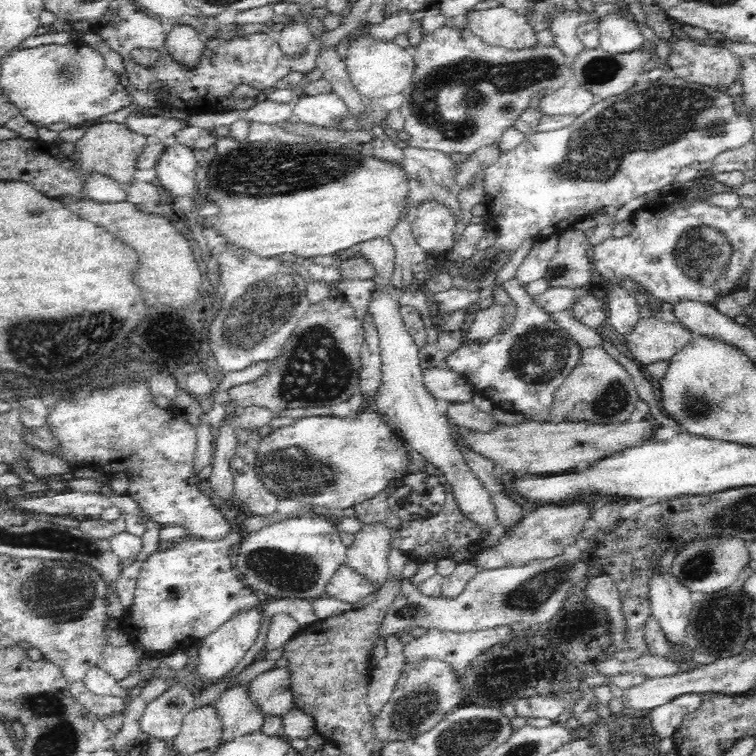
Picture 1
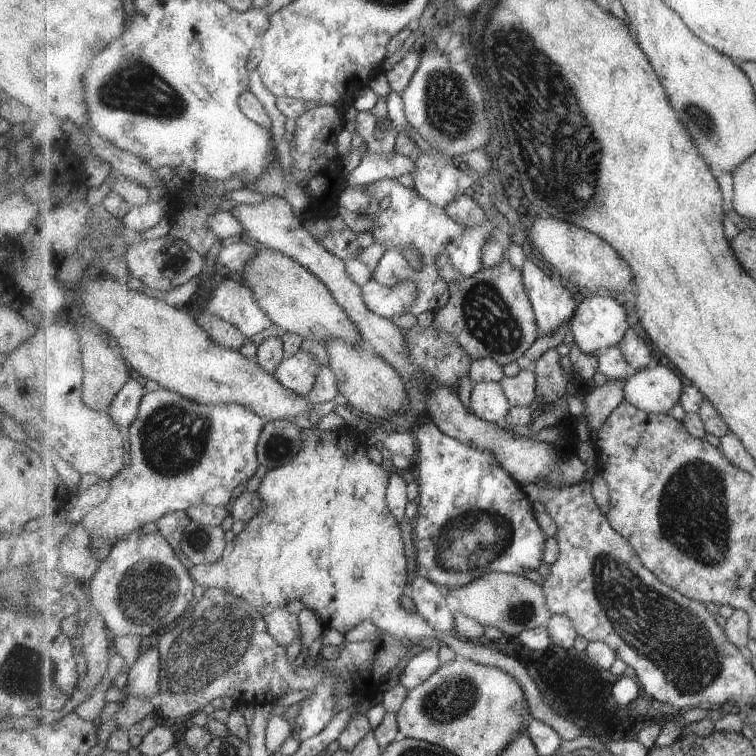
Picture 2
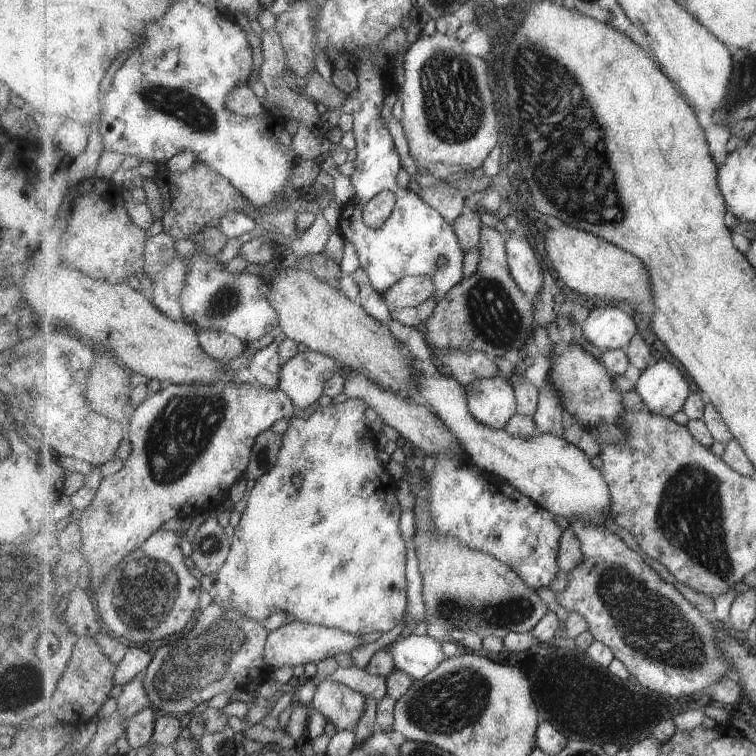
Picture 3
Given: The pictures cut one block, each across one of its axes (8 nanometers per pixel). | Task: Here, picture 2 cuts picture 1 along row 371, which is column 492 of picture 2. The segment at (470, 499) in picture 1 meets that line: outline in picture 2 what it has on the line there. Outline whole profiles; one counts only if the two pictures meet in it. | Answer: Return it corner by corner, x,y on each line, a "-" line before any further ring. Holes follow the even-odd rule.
482,381
473,388
471,410
483,421
501,424
505,422
511,408
512,405
499,383

